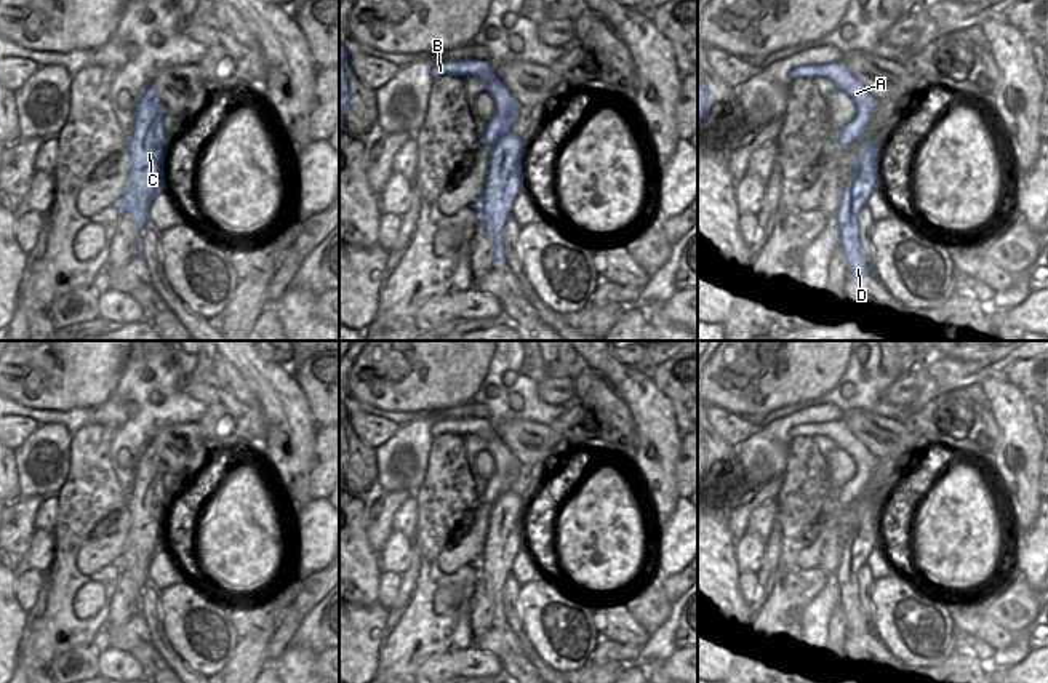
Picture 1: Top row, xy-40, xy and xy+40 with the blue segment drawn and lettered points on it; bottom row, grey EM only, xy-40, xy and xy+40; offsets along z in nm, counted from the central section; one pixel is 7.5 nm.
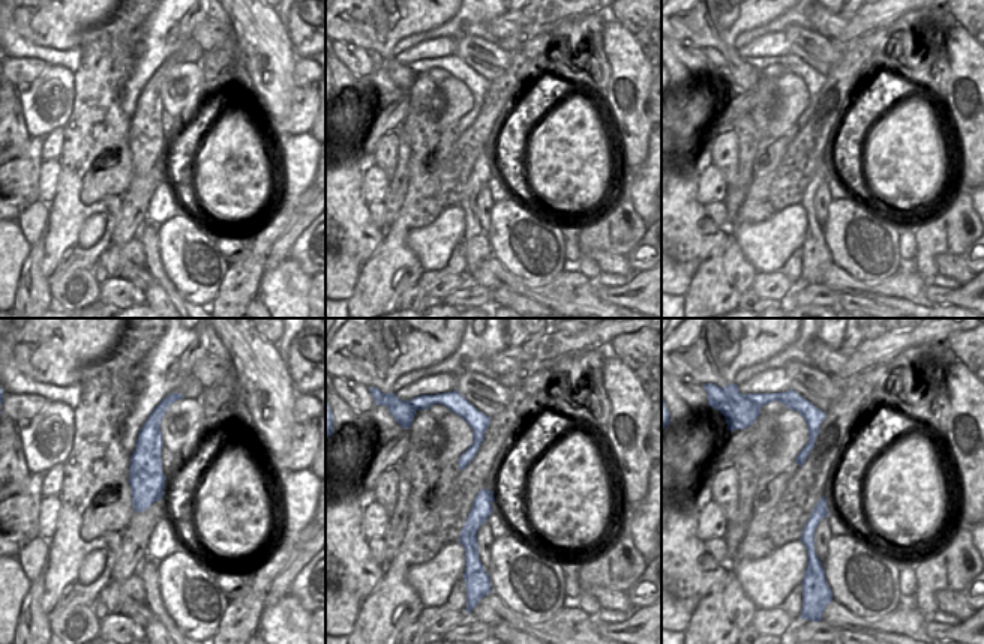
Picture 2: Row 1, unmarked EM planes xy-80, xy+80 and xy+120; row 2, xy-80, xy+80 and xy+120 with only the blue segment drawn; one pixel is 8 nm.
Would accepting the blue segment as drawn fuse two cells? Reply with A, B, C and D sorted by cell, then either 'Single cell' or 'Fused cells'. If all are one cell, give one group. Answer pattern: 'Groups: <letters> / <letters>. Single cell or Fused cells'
Groups: A B / C D. Fused cells.

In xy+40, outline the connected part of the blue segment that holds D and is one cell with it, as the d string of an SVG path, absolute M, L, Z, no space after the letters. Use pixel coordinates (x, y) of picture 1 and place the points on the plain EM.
M864 499L859 504L856 529L848 537L842 553L840 566L834 576L840 589L840 605L846 616L848 635L859 637L870 630L859 598L859 581L856 577L870 552L880 544L878 513L882 504L877 499Z

